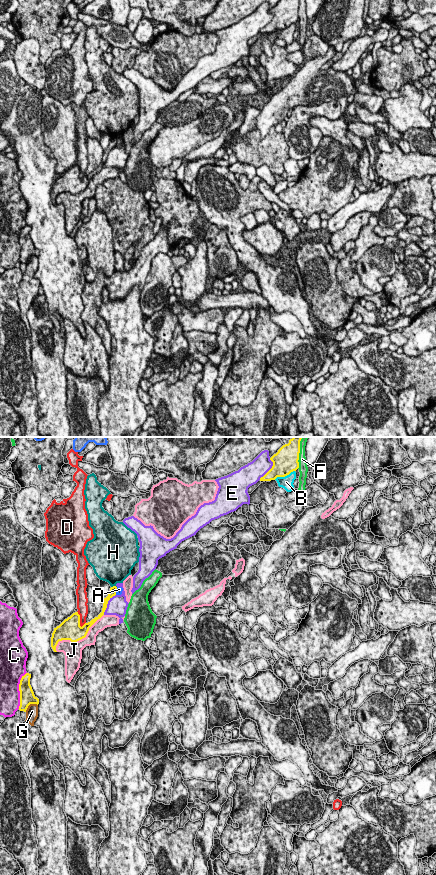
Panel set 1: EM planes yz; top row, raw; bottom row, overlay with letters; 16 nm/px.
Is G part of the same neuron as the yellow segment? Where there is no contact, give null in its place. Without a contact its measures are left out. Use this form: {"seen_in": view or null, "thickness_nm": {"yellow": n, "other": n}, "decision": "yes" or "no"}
{"seen_in": "yz", "thickness_nm": {"yellow": 240, "other": 190}, "decision": "no"}

